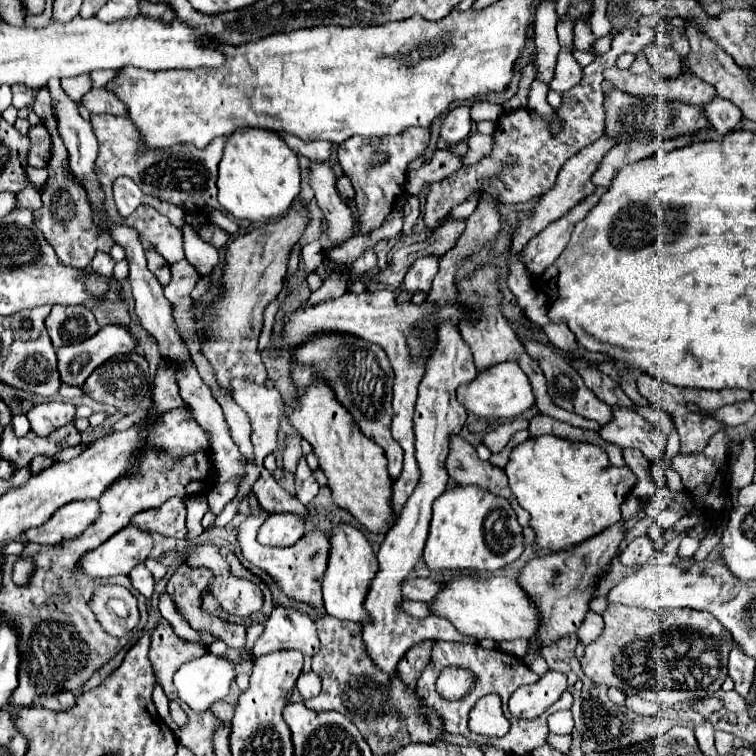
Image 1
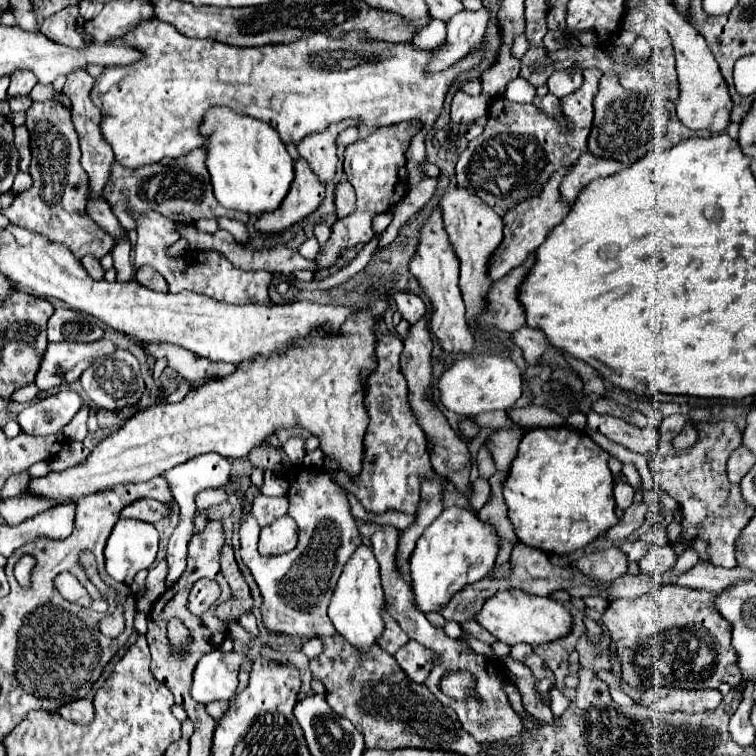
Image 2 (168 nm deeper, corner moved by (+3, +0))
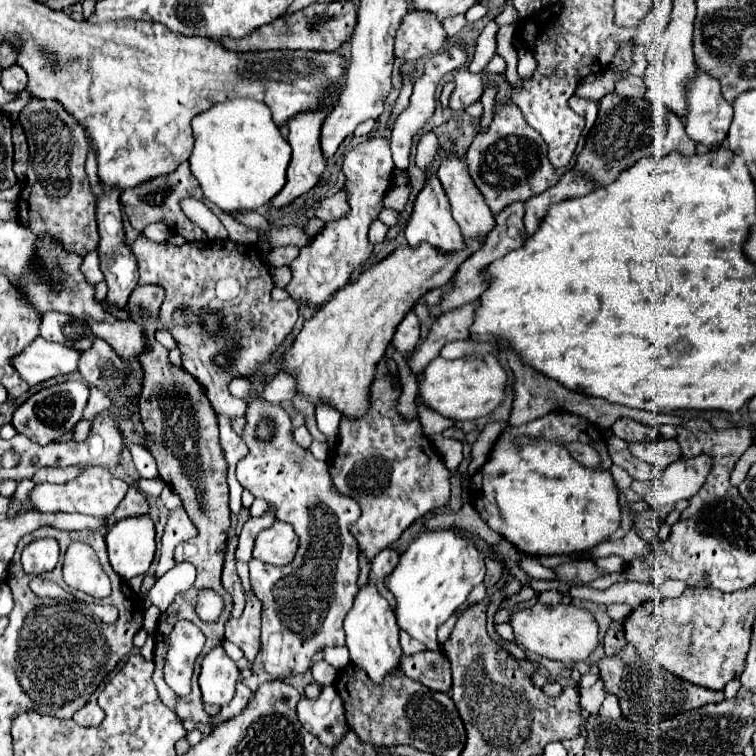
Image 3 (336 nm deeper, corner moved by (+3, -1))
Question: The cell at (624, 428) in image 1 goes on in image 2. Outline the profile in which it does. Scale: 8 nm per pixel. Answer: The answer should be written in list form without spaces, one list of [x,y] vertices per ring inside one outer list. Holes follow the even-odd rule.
[[[671,415],[663,419],[659,427],[659,449],[649,455],[649,469],[653,473],[655,484],[679,501],[683,511],[683,543],[677,547],[681,553],[685,547],[697,549],[701,559],[707,559],[719,567],[733,569],[735,561],[735,541],[745,523],[753,517],[749,505],[743,503],[739,485],[733,485],[727,479],[727,459],[741,445],[741,431],[733,421],[717,423],[695,423],[699,431],[699,441],[689,451],[677,451],[673,447],[673,437],[683,429],[689,419],[685,415]]]

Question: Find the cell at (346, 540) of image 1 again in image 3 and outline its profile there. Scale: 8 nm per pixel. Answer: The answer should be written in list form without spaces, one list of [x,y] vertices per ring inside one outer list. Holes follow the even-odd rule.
[[[367,584],[365,588],[359,590],[355,604],[349,616],[345,618],[345,634],[347,634],[347,648],[351,654],[351,662],[361,670],[365,670],[375,684],[381,684],[391,670],[399,668],[403,650],[399,646],[397,618],[391,612],[389,602],[383,596],[377,596],[373,584]]]

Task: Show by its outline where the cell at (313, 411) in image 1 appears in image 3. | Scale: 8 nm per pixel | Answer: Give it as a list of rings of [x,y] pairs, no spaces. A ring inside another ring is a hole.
[[[465,238],[465,248],[459,252],[441,252],[431,244],[421,242],[417,248],[409,244],[395,248],[387,258],[373,264],[357,280],[341,288],[327,300],[311,320],[307,320],[295,342],[285,354],[285,370],[297,378],[299,392],[313,402],[327,398],[341,414],[349,418],[363,416],[369,410],[369,384],[375,376],[377,362],[393,338],[395,328],[409,310],[427,292],[449,282],[459,264],[477,252],[485,240]]]

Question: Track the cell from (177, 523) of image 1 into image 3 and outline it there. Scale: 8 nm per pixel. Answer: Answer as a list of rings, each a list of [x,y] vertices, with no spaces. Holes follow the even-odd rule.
[[[129,488],[129,492],[127,492],[127,496],[121,500],[121,504],[115,508],[115,512],[113,512],[113,516],[117,518],[117,520],[121,520],[121,518],[129,518],[129,516],[141,516],[141,514],[147,514],[149,512],[149,502],[147,502],[147,498],[141,494],[141,492],[137,492],[135,488]]]

